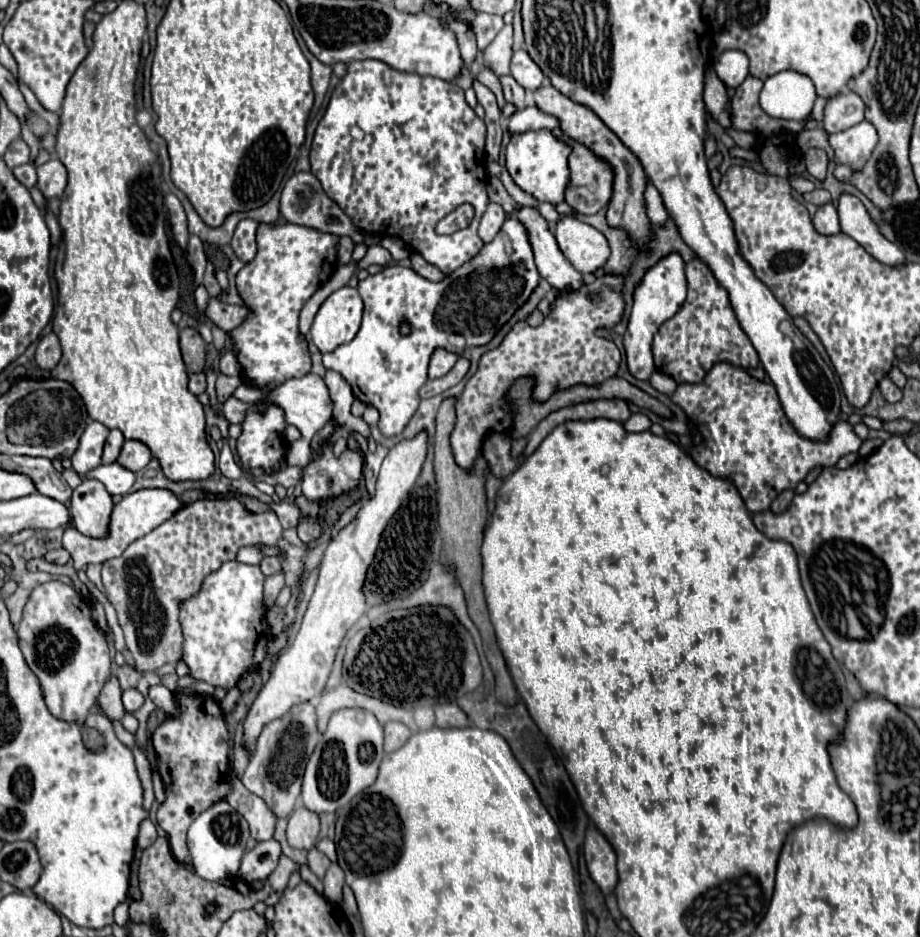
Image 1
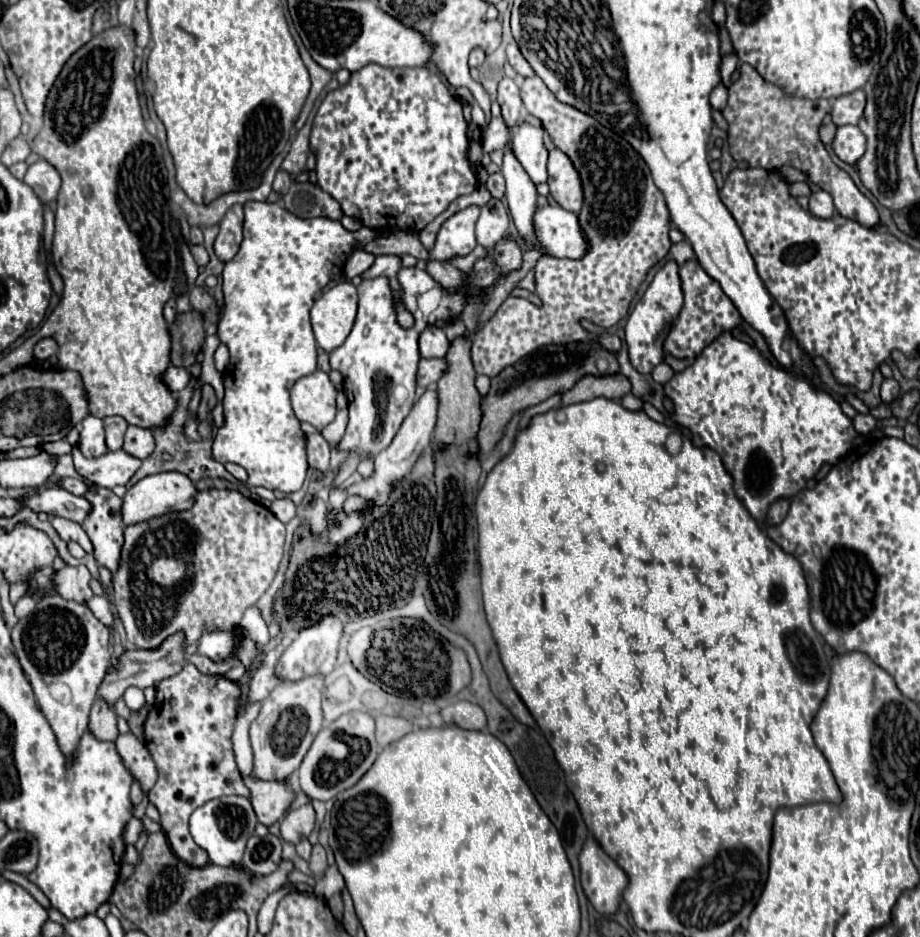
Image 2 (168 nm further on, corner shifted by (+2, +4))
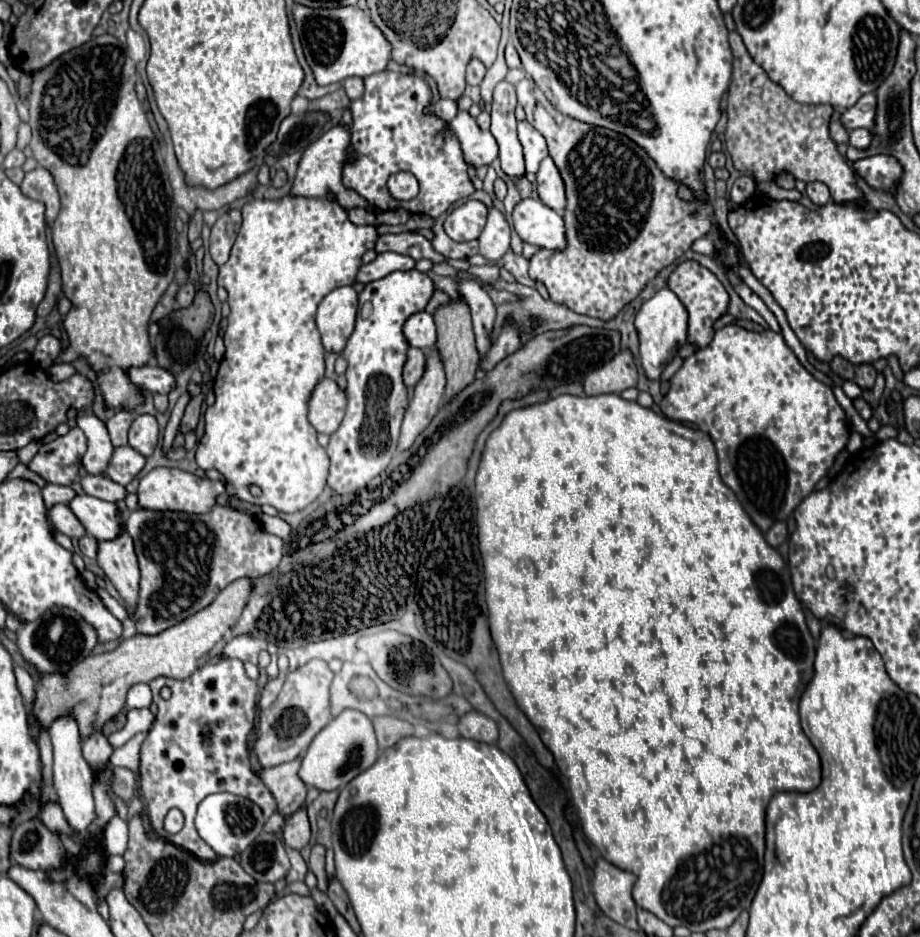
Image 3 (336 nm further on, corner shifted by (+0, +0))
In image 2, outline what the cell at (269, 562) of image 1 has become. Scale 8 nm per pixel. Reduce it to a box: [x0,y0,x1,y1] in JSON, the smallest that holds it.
[112,490,284,648]

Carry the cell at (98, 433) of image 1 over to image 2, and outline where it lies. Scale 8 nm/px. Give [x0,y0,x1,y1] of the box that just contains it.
[78,416,108,458]

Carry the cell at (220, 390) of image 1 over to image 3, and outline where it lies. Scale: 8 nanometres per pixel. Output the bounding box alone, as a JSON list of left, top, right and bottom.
[180,394,206,434]

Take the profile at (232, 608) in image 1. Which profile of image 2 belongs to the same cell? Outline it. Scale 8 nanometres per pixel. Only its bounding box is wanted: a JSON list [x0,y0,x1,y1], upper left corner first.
[198,630,236,662]

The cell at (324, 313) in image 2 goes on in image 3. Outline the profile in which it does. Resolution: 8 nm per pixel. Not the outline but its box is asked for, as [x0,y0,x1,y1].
[316,286,358,354]

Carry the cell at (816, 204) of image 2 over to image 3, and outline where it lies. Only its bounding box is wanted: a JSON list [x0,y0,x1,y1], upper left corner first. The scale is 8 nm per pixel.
[806,182,830,206]

